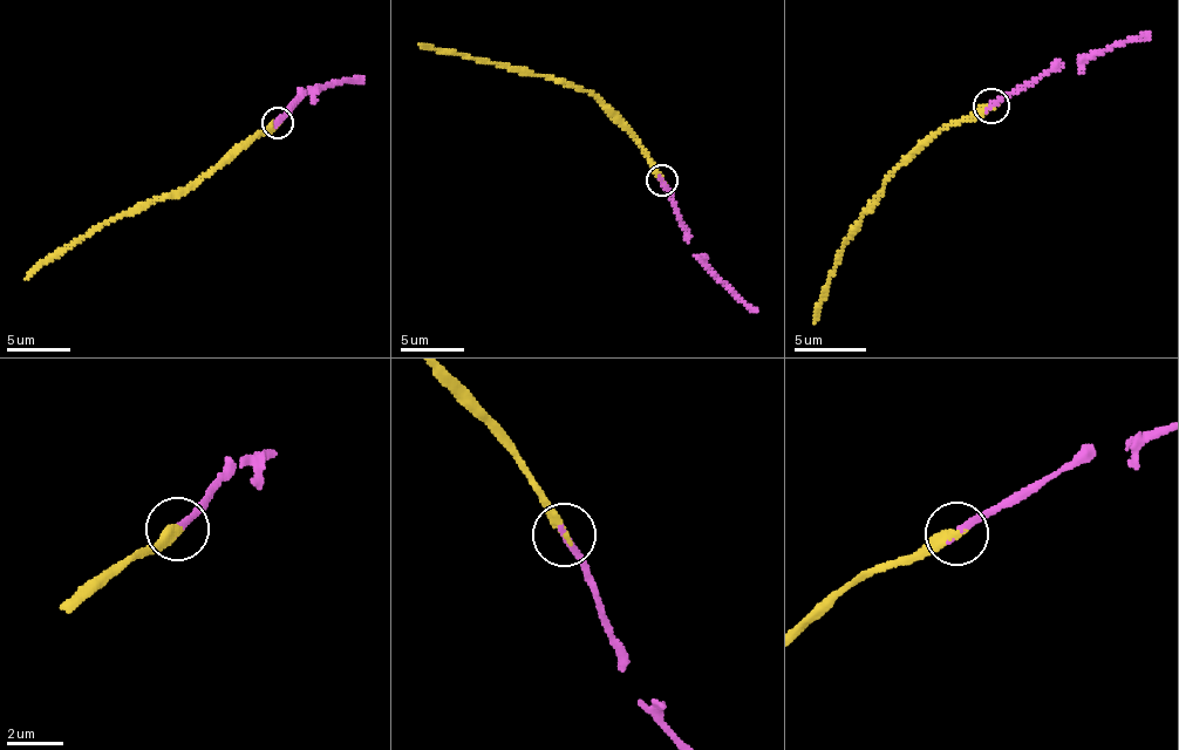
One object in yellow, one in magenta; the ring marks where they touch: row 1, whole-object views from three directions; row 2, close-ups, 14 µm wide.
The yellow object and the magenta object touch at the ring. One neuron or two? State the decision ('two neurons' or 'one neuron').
one neuron

